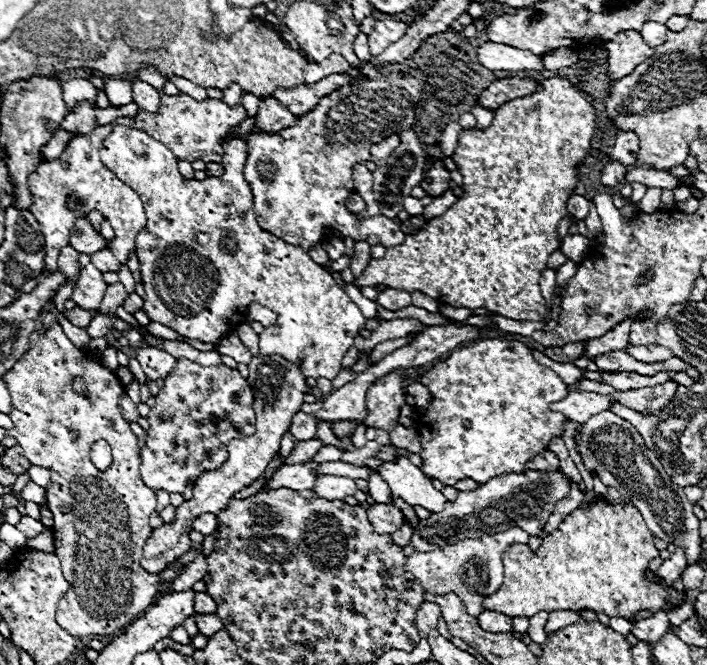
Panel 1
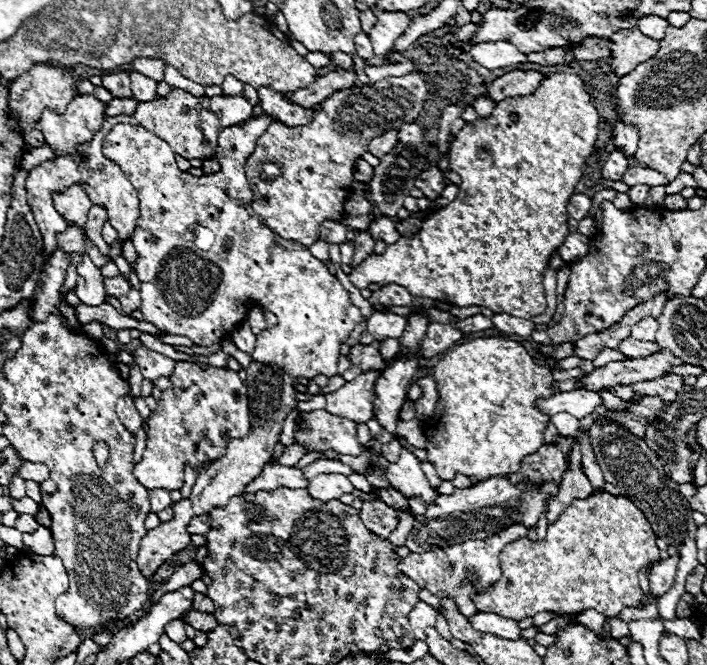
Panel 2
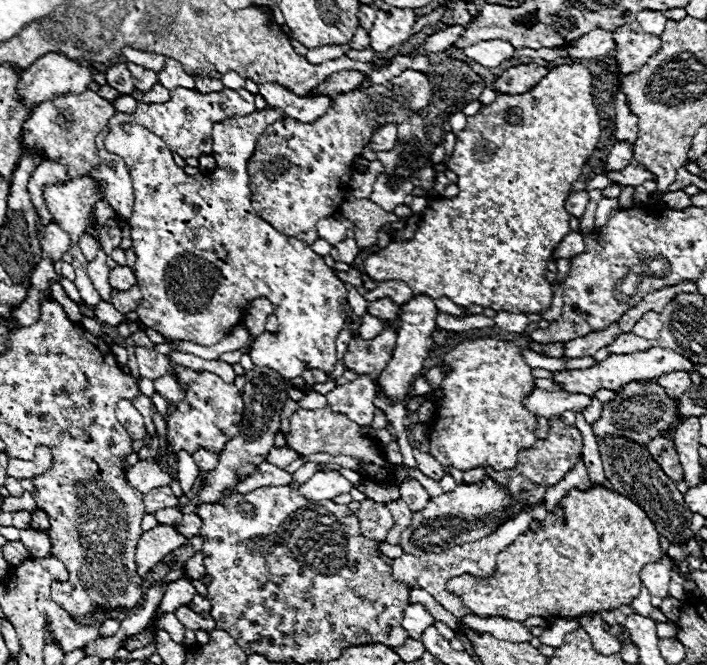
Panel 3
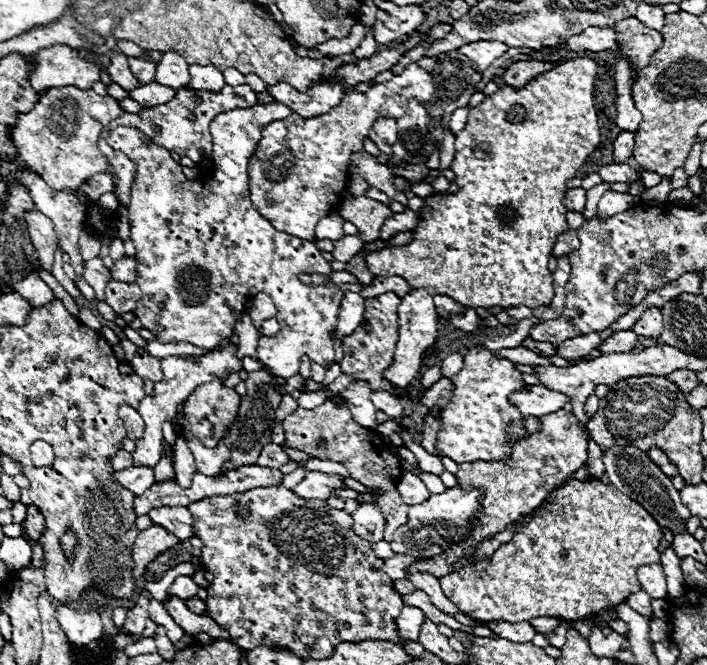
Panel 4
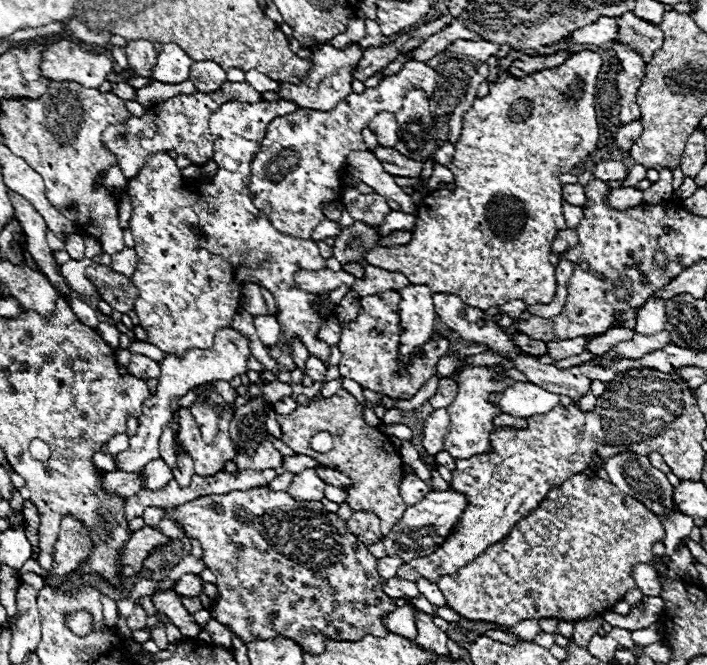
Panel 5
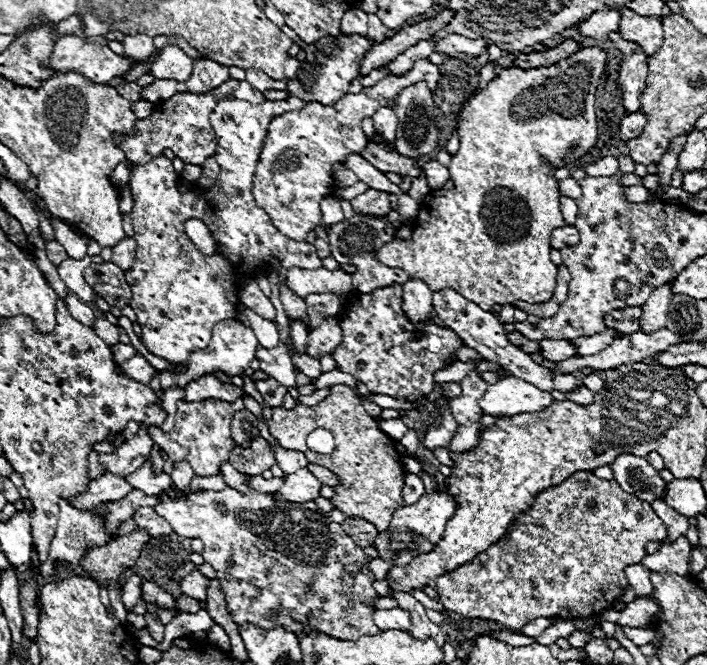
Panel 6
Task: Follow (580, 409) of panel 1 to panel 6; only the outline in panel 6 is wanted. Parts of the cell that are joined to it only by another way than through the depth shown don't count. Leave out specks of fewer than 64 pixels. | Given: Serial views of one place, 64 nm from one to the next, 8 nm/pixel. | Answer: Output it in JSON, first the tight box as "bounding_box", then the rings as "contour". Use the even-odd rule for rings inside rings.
{"bounding_box":[480,376,552,416],"contour":[[[508,376],[496,384],[488,384],[486,394],[480,400],[480,408],[490,416],[514,416],[520,412],[540,412],[552,404],[552,394],[538,390],[536,386]]]}

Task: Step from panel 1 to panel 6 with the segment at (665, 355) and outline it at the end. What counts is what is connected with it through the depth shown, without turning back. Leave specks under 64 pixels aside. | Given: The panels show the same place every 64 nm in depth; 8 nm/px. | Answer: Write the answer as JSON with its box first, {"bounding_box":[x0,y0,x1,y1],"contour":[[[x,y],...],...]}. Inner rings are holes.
{"bounding_box":[574,330,620,356],"contour":[[[606,330],[606,332],[598,332],[594,336],[580,336],[578,340],[574,340],[574,350],[578,356],[590,356],[590,354],[598,354],[600,350],[604,350],[606,346],[612,344],[614,338],[618,338],[620,334],[614,330]]]}

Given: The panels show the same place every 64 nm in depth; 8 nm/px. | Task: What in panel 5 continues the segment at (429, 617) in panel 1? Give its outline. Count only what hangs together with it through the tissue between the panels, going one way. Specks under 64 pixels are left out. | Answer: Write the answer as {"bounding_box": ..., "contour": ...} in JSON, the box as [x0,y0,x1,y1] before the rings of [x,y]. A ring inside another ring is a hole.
{"bounding_box":[382,606,416,640],"contour":[[[400,606],[390,614],[382,616],[382,622],[390,632],[398,632],[400,636],[406,636],[408,640],[416,638],[416,624],[414,624],[414,612],[408,606]]]}

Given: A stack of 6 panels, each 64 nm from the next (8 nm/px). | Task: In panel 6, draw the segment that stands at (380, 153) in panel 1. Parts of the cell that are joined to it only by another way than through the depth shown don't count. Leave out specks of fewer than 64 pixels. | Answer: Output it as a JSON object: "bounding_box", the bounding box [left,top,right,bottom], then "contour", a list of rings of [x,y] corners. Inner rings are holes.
{"bounding_box":[374,106,398,140],"contour":[[[382,106],[374,114],[374,128],[384,136],[384,140],[394,140],[394,132],[398,126],[398,118],[392,108]]]}

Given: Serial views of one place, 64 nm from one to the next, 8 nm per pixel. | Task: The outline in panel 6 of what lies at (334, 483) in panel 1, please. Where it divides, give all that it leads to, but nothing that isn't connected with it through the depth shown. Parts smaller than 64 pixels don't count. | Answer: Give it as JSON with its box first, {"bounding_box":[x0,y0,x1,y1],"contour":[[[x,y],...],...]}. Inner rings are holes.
{"bounding_box":[274,468,320,502],"contour":[[[300,468],[294,474],[288,474],[282,488],[274,496],[282,496],[282,500],[294,500],[294,502],[310,502],[316,500],[320,494],[320,482],[308,468]]]}

